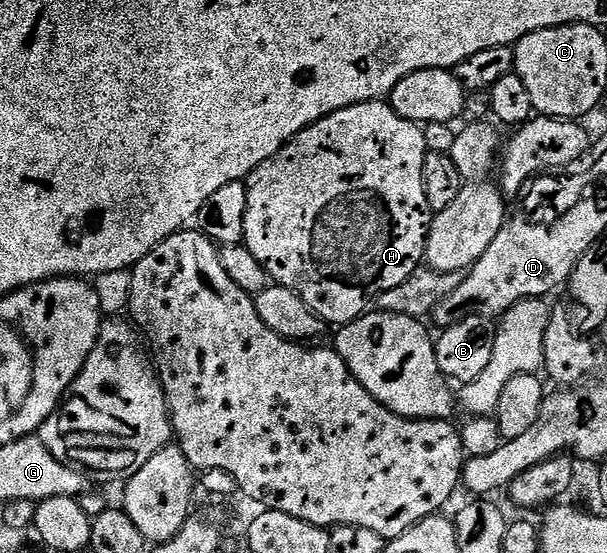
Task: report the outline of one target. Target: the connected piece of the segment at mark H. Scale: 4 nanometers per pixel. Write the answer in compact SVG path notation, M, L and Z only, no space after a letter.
M376 101L374 103L358 103L357 105L349 105L337 113L329 113L329 117L321 117L313 125L309 125L301 133L297 133L297 137L293 137L276 155L269 157L269 161L265 161L256 171L251 172L251 174L247 176L245 180L247 184L247 208L245 209L245 233L243 234L243 243L249 249L249 253L253 253L253 257L257 257L257 261L261 261L261 265L265 265L265 269L270 273L272 280L274 280L278 286L288 287L290 291L297 293L301 297L301 301L305 301L305 305L309 305L309 309L313 313L317 313L324 324L331 325L331 323L335 323L334 325L342 325L351 323L354 319L362 317L368 308L378 300L381 293L385 293L389 289L397 289L397 285L404 283L424 262L427 254L427 234L431 231L431 220L433 218L433 212L429 205L429 201L425 201L425 185L423 184L423 166L425 165L427 152L428 149L425 145L423 127L418 123L410 123L405 117L398 115L398 113L391 108L390 102Z

